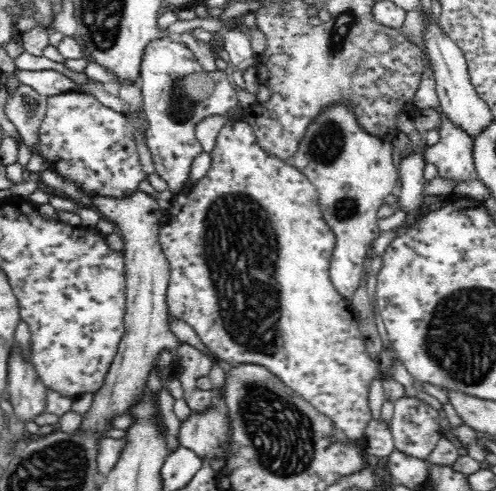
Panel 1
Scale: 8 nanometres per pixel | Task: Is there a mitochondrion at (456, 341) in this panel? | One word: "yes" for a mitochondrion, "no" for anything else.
yes

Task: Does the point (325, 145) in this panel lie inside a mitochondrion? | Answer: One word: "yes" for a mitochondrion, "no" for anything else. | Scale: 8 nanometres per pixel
yes

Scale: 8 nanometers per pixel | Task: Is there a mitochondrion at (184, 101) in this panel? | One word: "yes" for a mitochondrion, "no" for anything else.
yes

